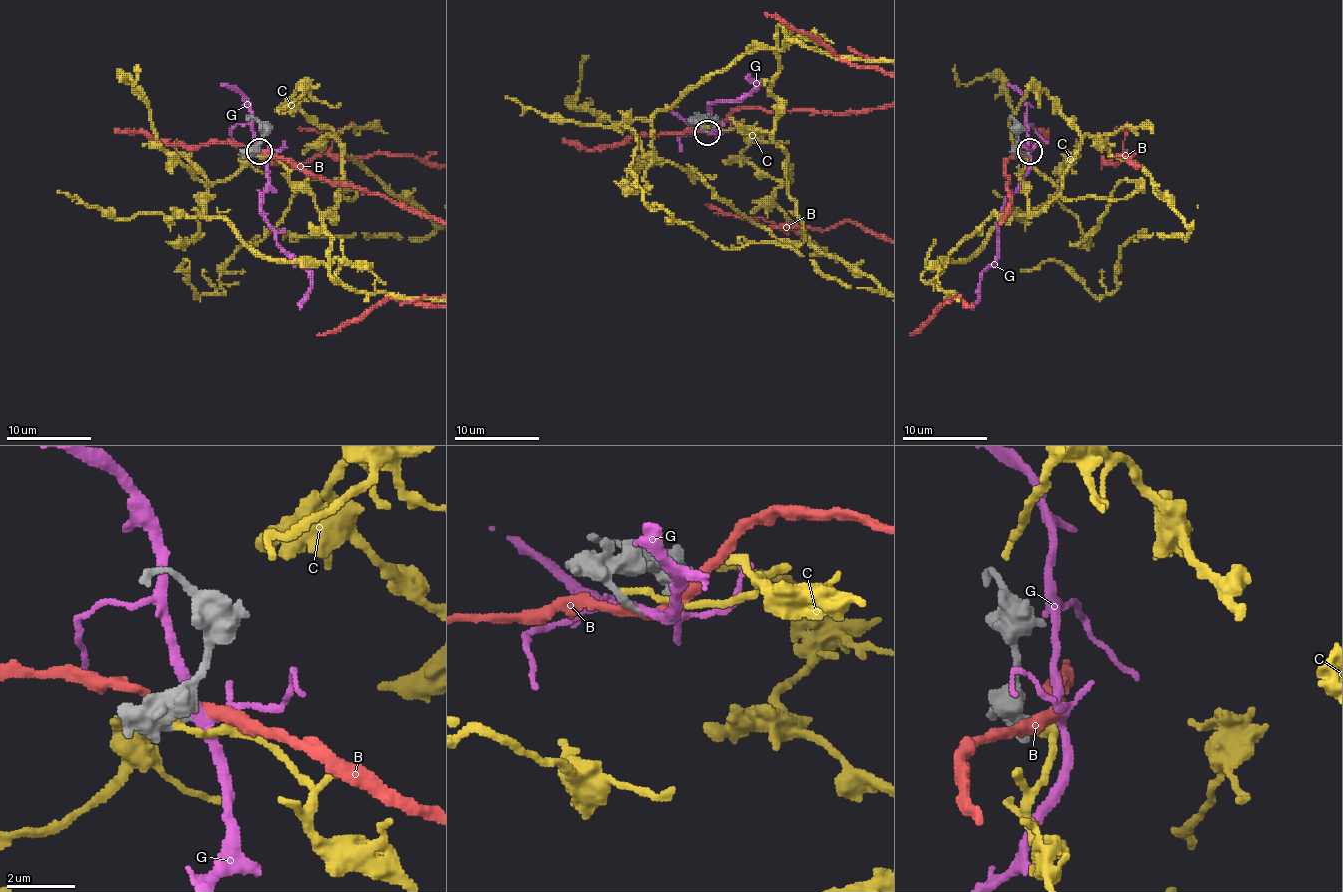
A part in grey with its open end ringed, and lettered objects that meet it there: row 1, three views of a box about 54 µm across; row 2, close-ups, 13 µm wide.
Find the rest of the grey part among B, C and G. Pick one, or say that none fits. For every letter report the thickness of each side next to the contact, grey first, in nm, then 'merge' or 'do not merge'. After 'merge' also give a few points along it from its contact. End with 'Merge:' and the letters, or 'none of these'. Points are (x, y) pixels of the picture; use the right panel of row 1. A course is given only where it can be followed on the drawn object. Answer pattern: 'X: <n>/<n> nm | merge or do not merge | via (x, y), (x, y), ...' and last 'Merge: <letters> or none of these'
B: 200/280 nm | do not merge
C: 440/160 nm | do not merge
G: 200/200 nm | do not merge
Merge: none of these

